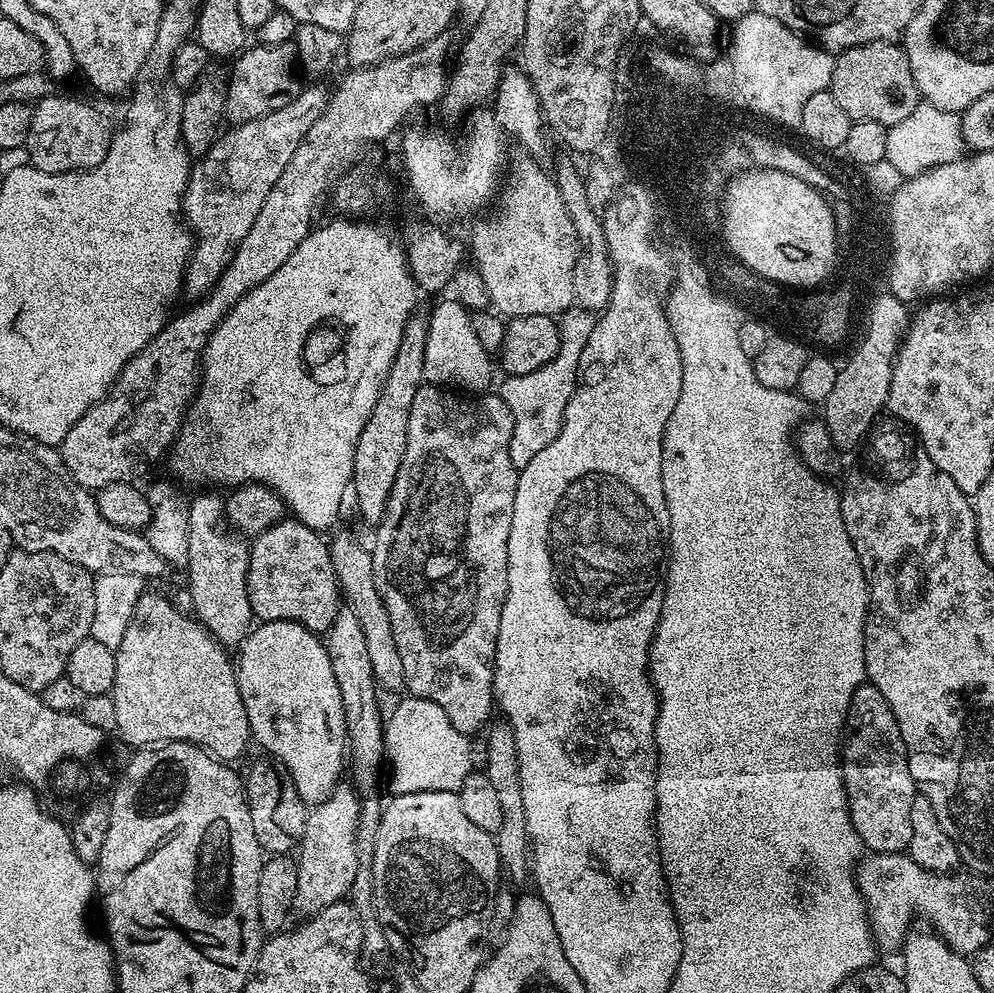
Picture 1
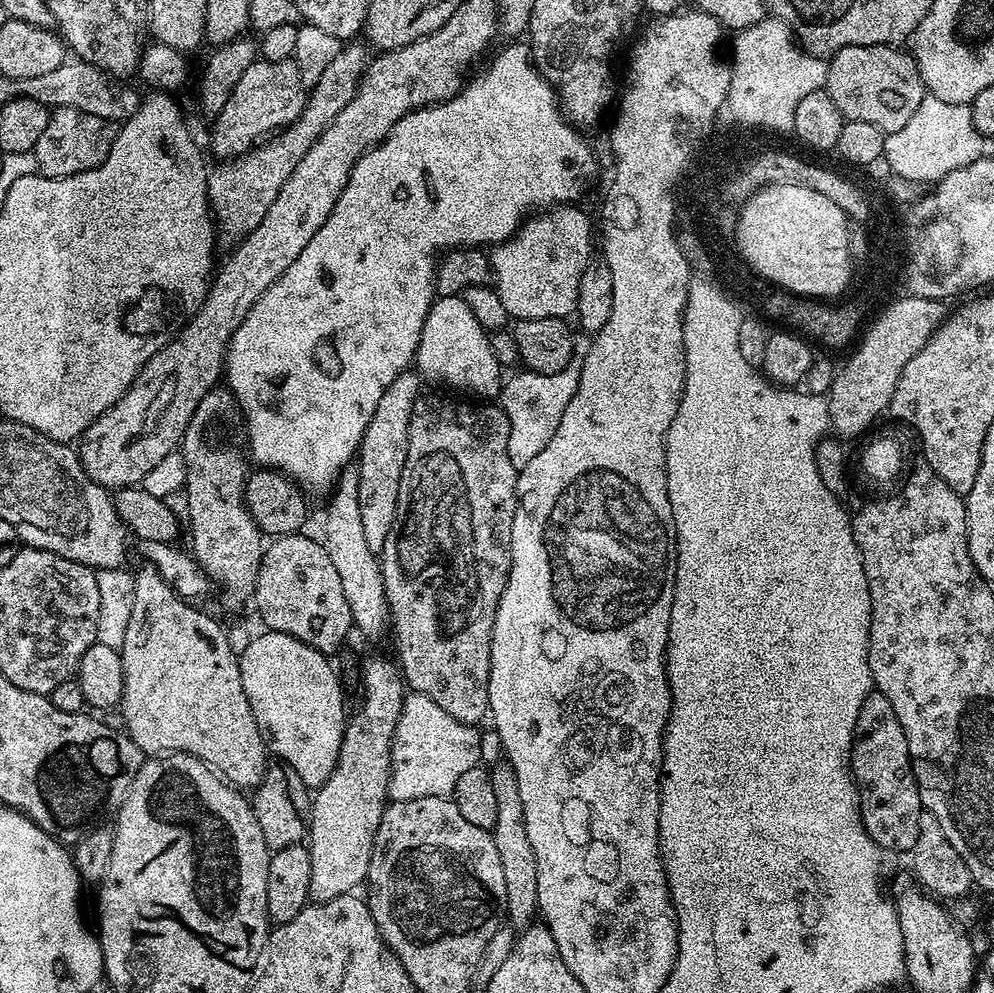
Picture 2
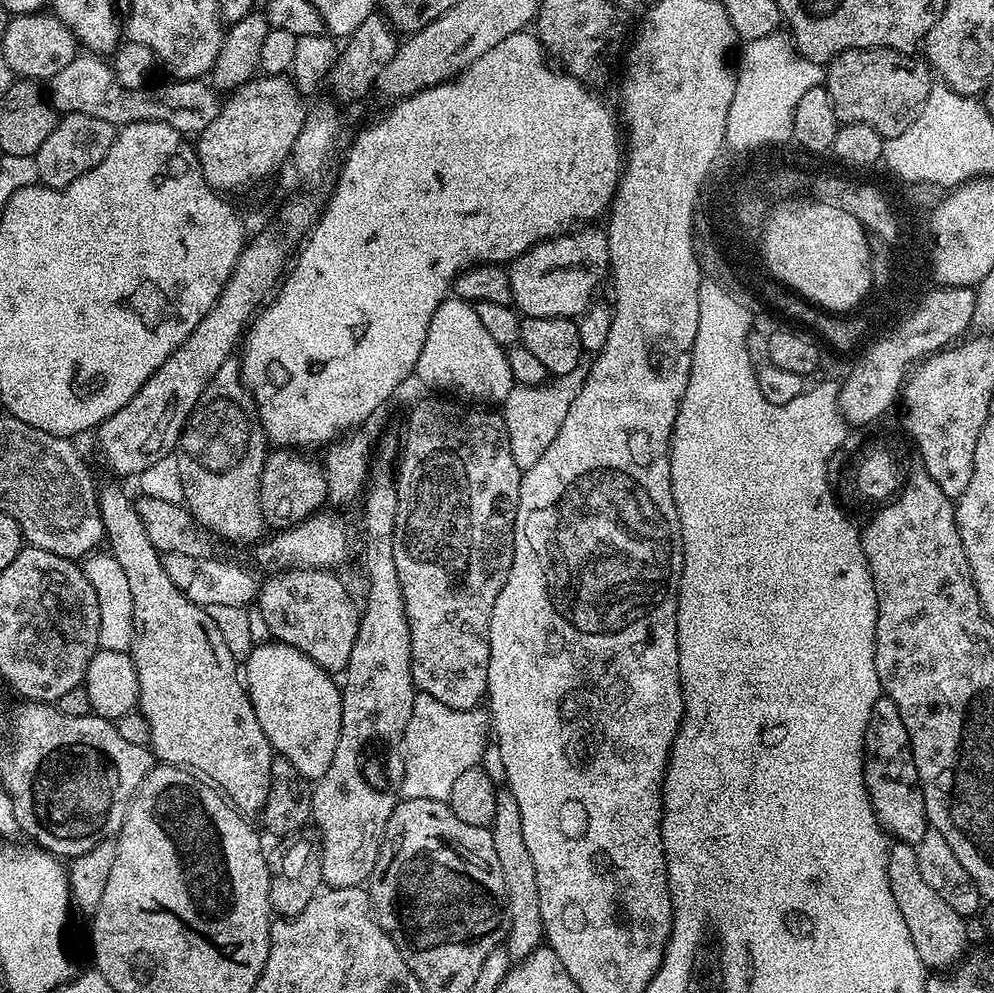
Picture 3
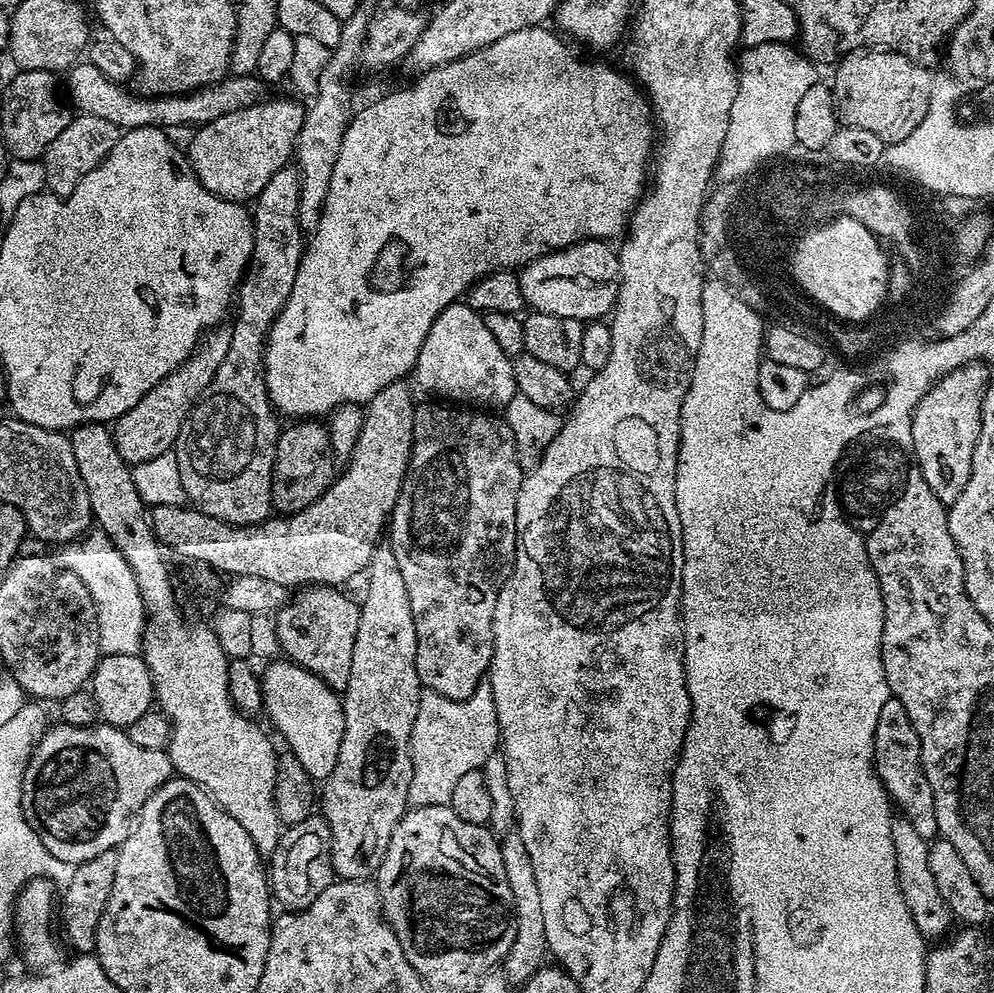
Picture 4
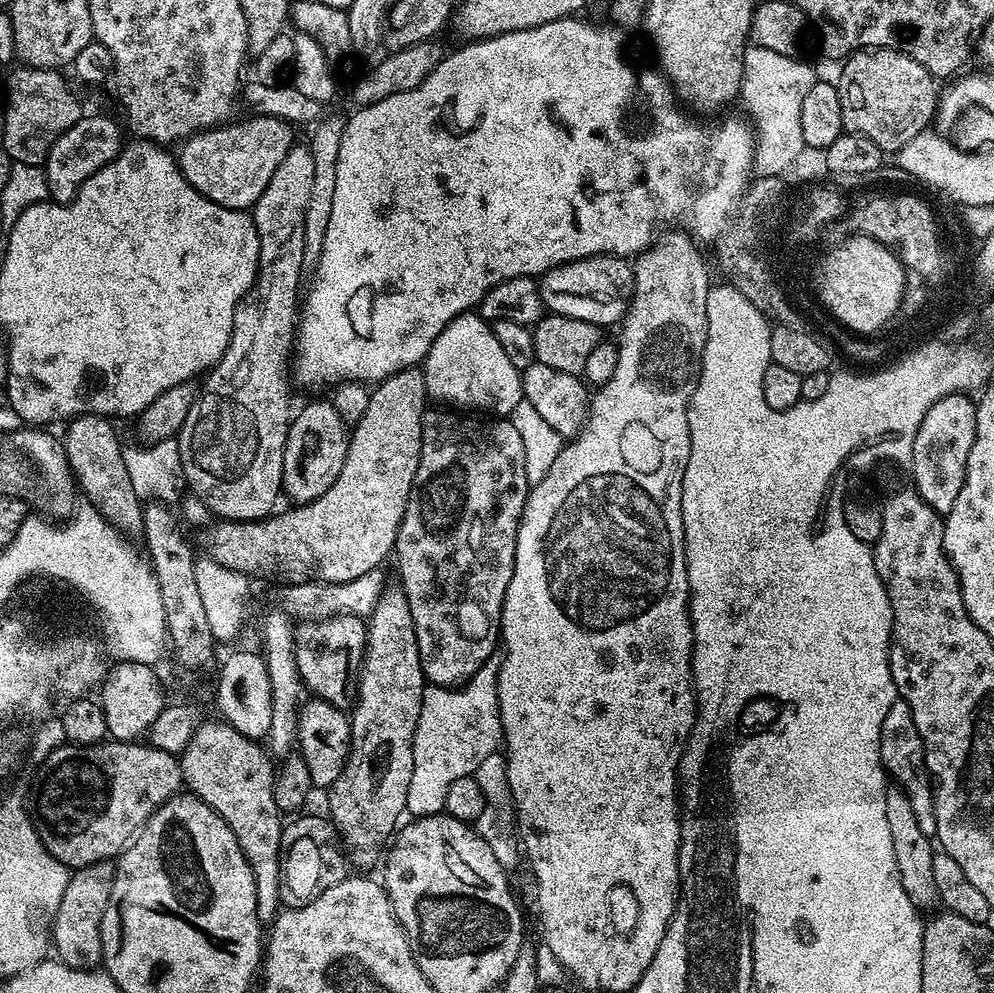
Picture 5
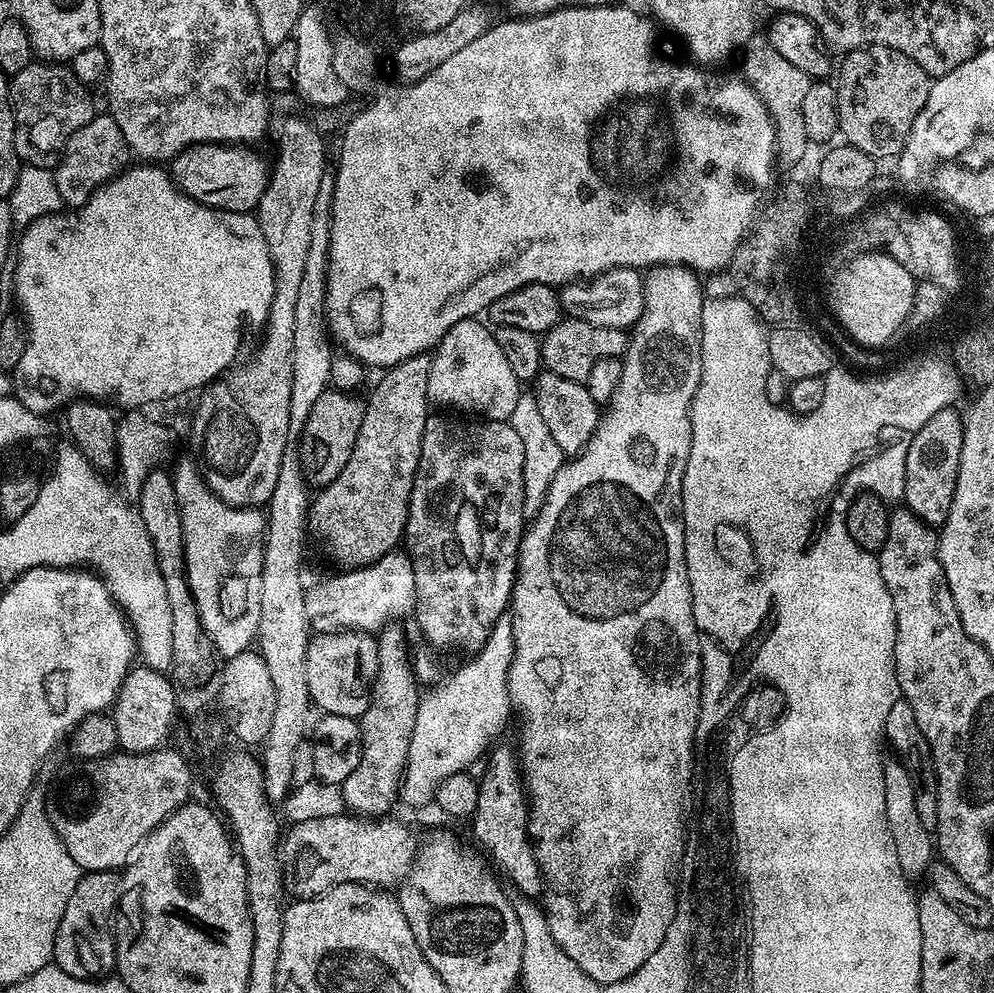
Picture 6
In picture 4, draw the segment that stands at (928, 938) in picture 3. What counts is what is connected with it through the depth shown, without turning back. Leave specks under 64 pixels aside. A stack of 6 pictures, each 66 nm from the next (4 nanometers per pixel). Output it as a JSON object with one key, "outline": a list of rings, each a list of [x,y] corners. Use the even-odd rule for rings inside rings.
{"outline":[[[903,814],[897,815],[892,821],[892,837],[898,886],[902,890],[902,898],[906,898],[906,910],[910,910],[910,918],[914,918],[914,926],[918,926],[925,938],[940,935],[943,937],[949,931],[947,928],[954,924],[954,917],[950,906],[946,906],[946,898],[942,898],[942,893],[938,891],[934,874],[930,871],[929,841],[924,840],[918,830],[914,830],[911,820]]]}

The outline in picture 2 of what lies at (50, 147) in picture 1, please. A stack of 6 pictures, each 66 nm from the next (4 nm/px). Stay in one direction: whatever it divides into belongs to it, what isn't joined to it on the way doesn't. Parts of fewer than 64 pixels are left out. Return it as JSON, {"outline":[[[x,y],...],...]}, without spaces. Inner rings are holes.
{"outline":[[[73,108],[55,109],[49,115],[46,128],[42,130],[34,149],[39,171],[45,176],[59,178],[97,168],[106,154],[110,154],[110,146],[116,134],[113,121],[94,118],[94,114],[86,114]]]}

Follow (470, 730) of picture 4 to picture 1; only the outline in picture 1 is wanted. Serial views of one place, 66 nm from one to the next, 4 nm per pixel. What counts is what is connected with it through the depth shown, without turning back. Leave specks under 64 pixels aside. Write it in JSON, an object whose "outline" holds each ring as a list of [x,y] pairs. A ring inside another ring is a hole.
{"outline":[[[406,696],[406,699],[395,708],[392,716],[389,715],[385,723],[386,764],[387,767],[388,764],[392,767],[392,777],[388,780],[389,793],[392,796],[401,796],[426,790],[456,792],[474,768],[470,743],[472,743],[471,739],[454,728],[446,712],[436,702]]]}

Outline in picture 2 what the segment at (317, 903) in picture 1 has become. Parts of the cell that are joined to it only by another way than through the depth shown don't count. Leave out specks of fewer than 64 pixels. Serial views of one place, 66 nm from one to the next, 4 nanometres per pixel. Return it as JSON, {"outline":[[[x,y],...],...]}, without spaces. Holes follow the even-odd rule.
{"outline":[[[372,656],[360,672],[360,713],[349,715],[344,725],[344,737],[338,754],[338,762],[321,788],[312,796],[312,810],[308,817],[306,847],[310,854],[310,888],[308,895],[313,901],[333,900],[339,896],[355,893],[356,888],[368,878],[372,857],[372,843],[376,841],[376,829],[386,805],[389,803],[388,783],[392,773],[392,739],[399,715],[402,714],[406,697],[404,677],[395,659]]]}

